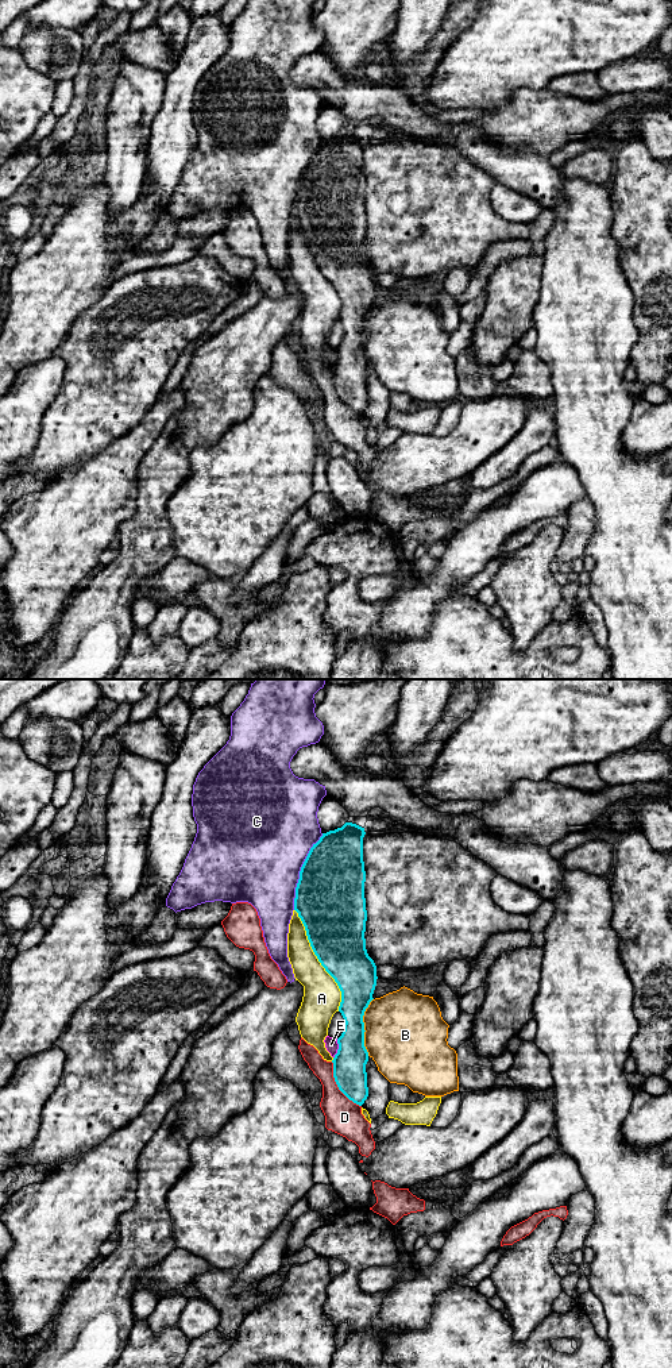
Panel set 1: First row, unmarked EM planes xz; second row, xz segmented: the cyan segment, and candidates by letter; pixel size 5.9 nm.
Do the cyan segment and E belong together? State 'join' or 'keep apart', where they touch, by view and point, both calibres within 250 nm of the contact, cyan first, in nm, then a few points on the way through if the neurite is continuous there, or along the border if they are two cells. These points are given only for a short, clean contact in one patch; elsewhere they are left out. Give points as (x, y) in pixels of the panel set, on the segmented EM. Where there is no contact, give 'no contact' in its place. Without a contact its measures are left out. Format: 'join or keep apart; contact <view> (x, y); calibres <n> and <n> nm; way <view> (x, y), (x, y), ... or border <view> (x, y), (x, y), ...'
keep apart; contact xz (339, 1048); calibres 190 and 80 nm; border xz (338, 1039), (338, 1052), (333, 1058)

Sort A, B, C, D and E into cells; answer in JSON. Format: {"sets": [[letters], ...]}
{"sets": [["A"], ["B"], ["C", "E"], ["D"]]}

